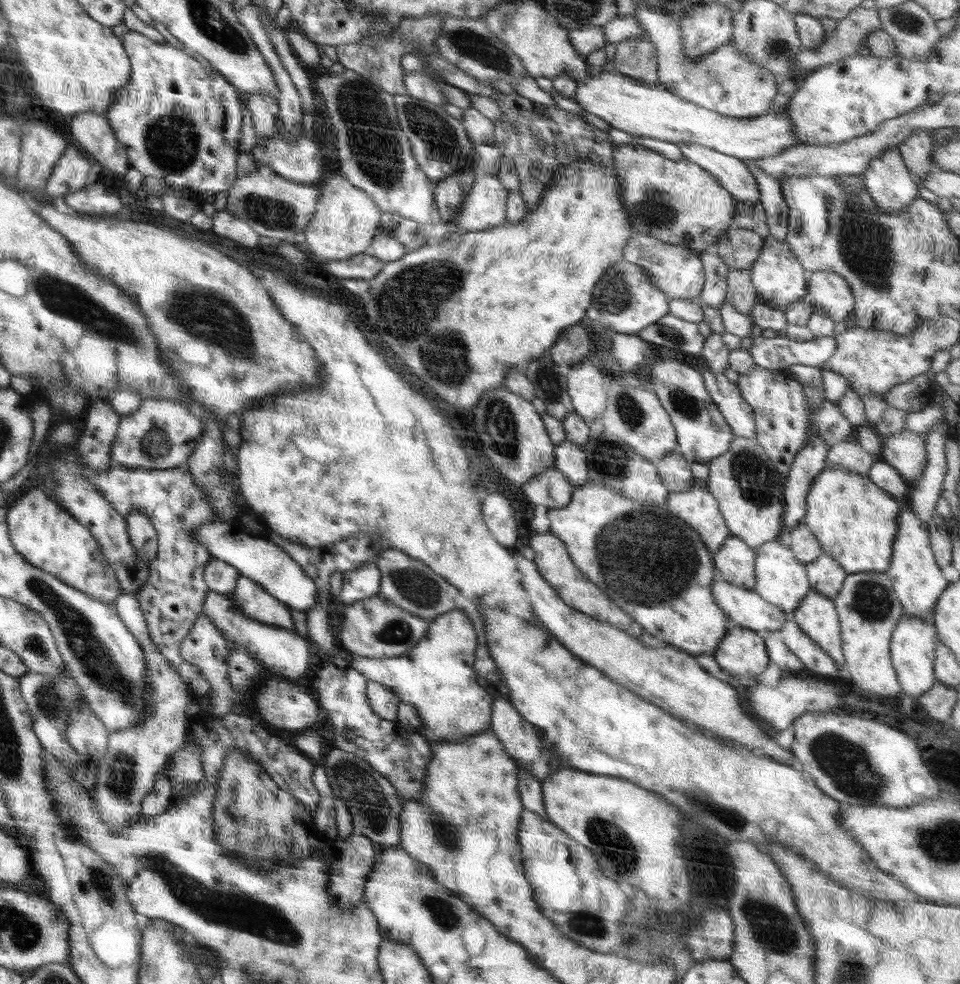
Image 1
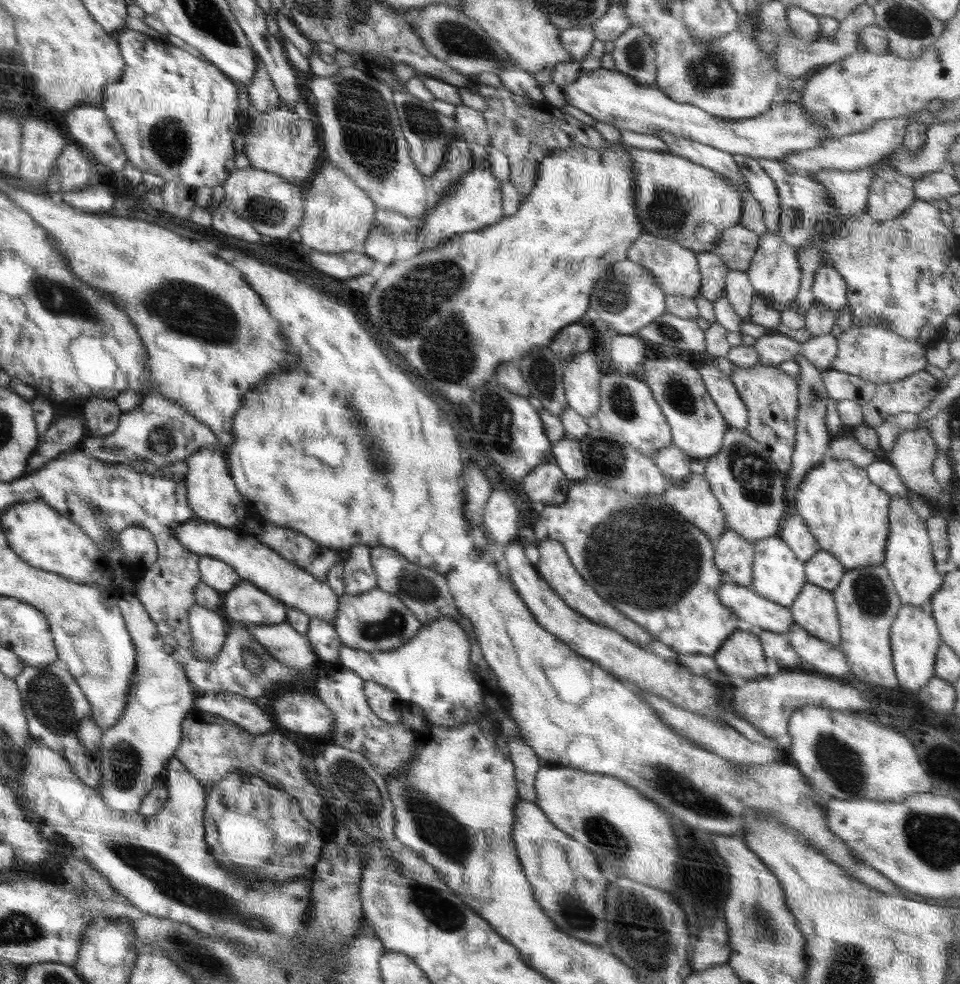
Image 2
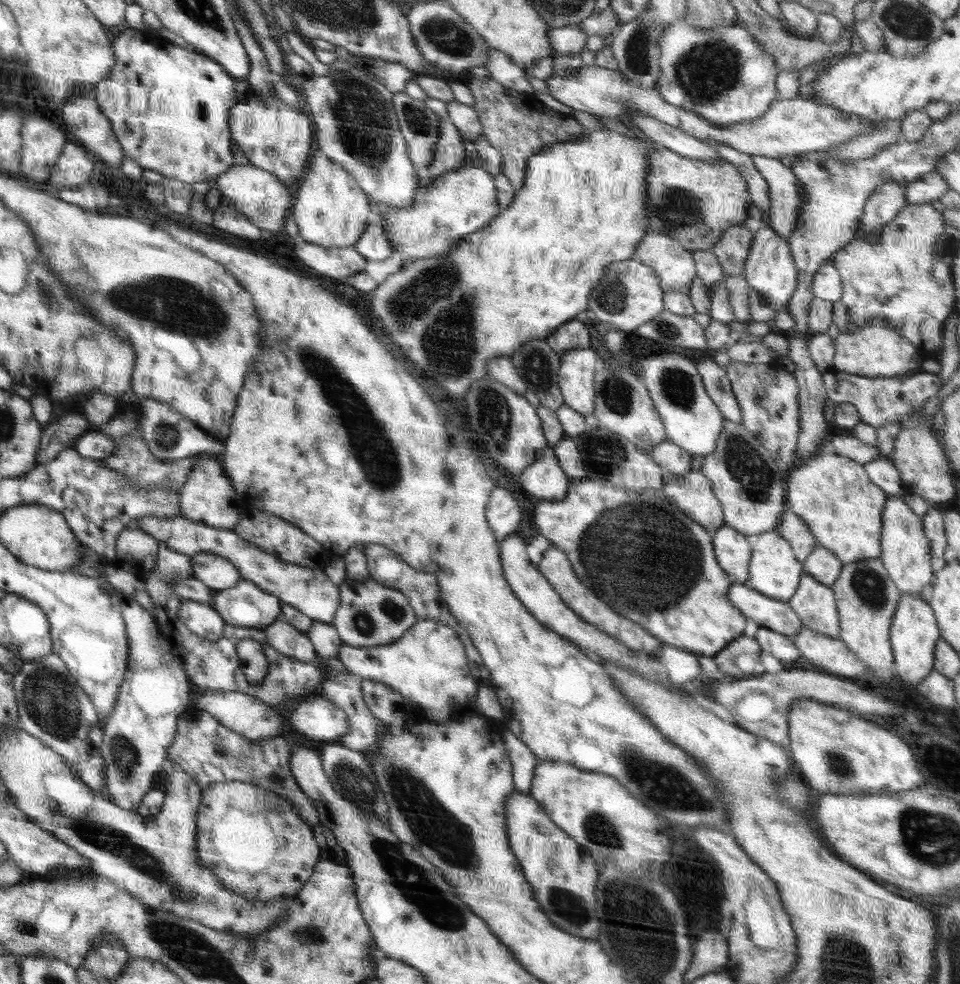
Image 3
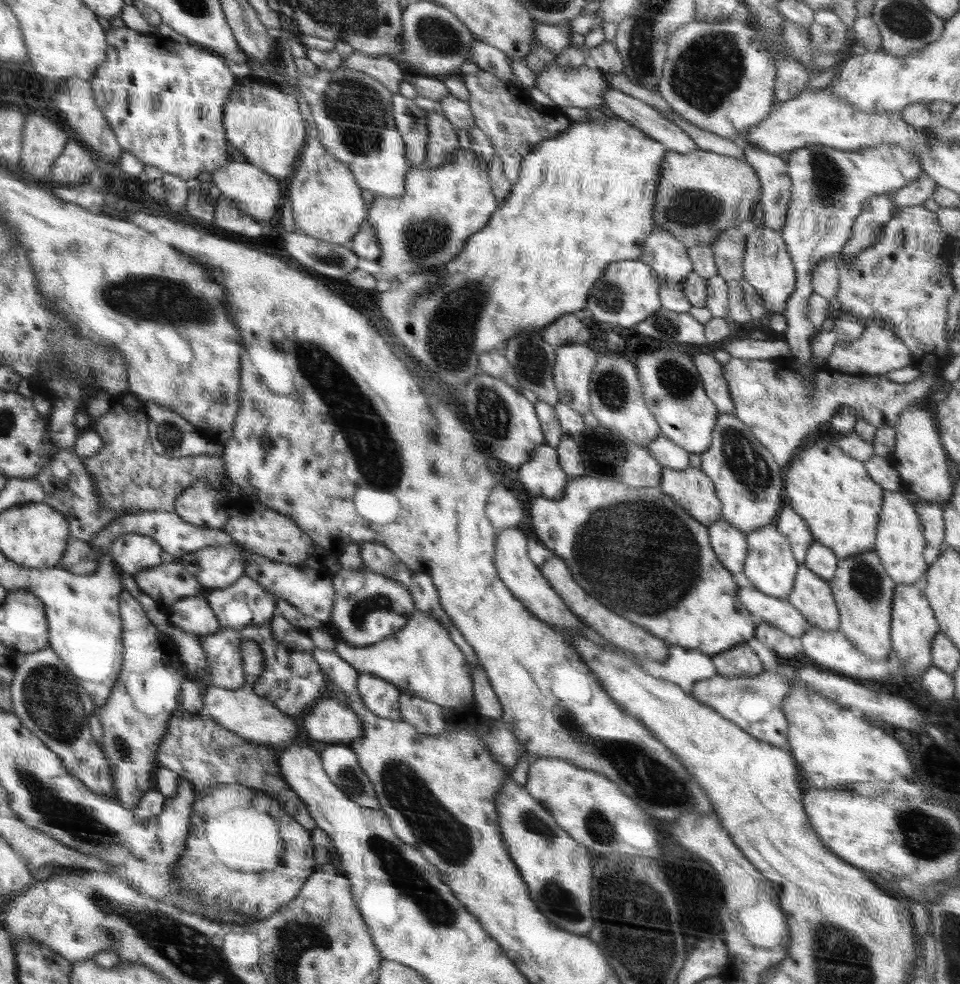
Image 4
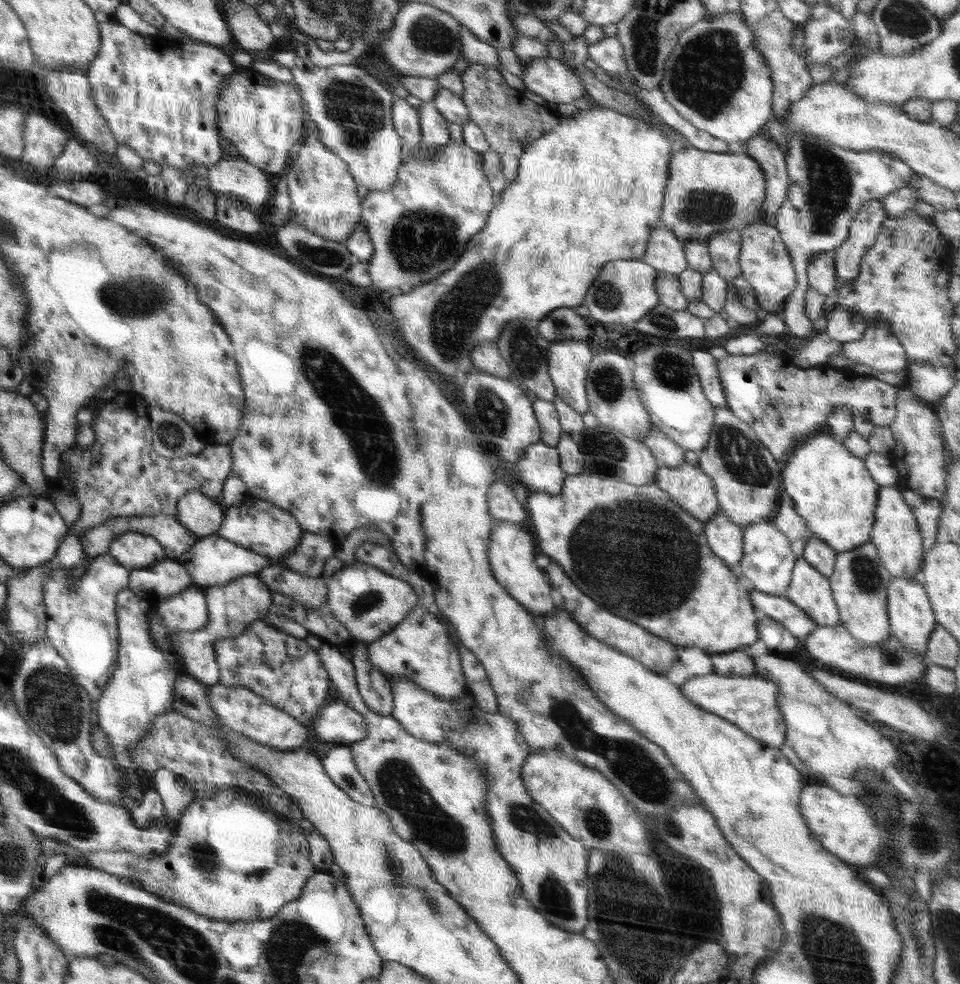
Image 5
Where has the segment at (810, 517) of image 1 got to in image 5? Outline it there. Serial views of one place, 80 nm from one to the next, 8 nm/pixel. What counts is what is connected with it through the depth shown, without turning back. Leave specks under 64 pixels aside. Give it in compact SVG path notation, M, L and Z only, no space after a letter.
M815 433L803 440L802 446L782 465L782 492L794 501L796 512L806 521L814 537L823 540L837 554L854 550L856 546L862 546L861 544L871 540L878 491L881 487L871 478L863 458L850 454L833 436Z

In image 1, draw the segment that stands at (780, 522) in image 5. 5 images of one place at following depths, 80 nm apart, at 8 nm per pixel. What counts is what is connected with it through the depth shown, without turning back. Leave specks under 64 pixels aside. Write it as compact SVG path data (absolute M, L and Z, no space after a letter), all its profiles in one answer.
M804 521L798 522L791 529L782 531L778 540L786 548L790 548L794 556L804 564L816 560L823 554L819 540L812 534Z

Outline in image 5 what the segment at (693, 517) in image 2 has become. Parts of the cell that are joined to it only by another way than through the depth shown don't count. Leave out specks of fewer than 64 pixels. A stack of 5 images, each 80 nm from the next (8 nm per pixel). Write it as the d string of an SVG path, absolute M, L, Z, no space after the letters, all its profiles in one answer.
M689 463L662 467L656 487L667 492L688 514L705 523L719 511L713 481L697 466Z

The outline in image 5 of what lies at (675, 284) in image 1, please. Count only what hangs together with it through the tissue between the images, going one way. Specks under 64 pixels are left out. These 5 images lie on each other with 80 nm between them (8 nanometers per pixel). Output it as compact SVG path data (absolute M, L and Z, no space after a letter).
M660 225L651 233L646 250L639 259L657 271L678 276L688 267L683 243L669 228Z

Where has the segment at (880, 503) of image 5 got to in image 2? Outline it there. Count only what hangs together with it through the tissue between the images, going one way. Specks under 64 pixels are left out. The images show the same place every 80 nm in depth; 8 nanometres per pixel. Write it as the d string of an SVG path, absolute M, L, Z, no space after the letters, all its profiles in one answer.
M907 497L893 498L889 506L889 536L883 565L903 605L926 607L940 588L943 575L937 570L925 520L912 509Z

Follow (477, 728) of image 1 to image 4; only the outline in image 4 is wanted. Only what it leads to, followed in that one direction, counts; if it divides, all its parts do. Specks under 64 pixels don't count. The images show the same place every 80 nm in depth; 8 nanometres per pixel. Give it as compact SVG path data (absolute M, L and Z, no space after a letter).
M415 610L398 633L376 644L355 647L338 640L334 650L359 673L380 677L420 700L439 704L443 708L468 709L473 706L471 667L465 654L450 638L445 627L426 613Z

